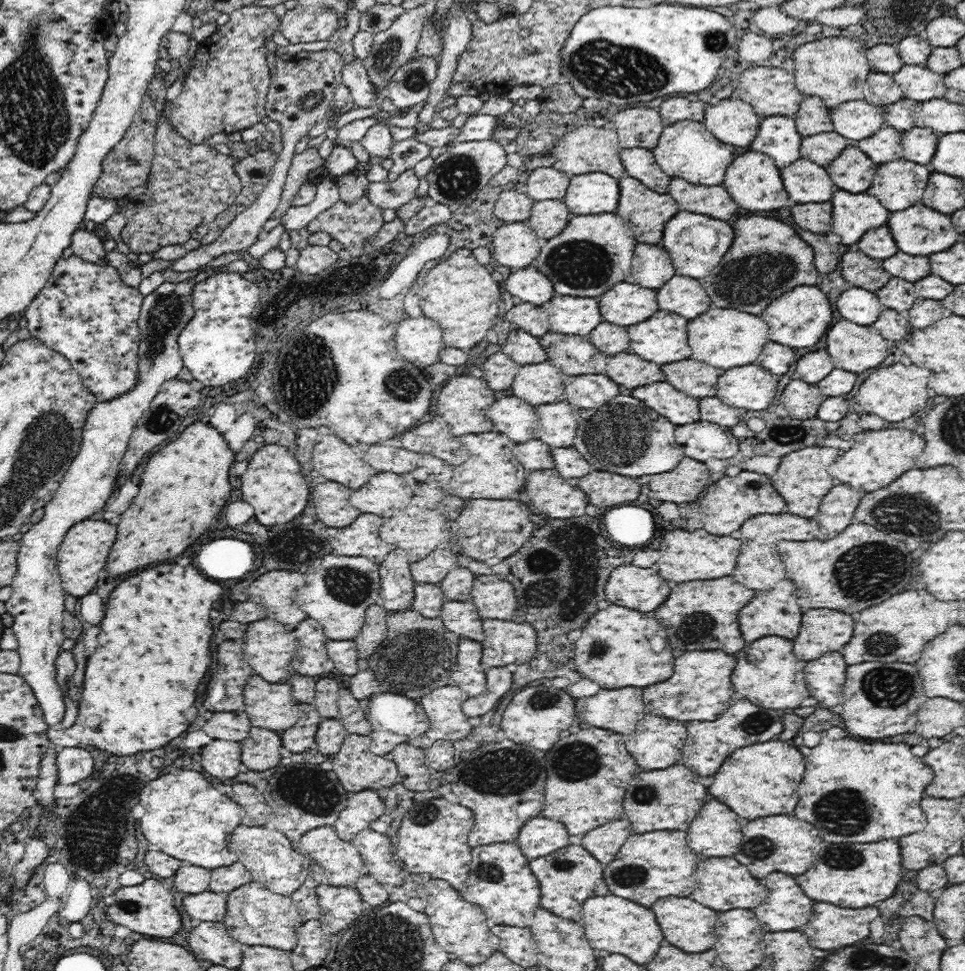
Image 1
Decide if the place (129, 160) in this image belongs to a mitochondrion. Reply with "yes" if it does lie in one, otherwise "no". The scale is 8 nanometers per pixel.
yes

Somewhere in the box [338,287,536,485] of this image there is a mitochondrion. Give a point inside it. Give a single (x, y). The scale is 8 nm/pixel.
(403, 385)

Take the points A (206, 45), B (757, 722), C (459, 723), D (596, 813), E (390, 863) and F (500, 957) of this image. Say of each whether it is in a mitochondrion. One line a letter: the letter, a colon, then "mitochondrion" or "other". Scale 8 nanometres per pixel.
A: other
B: mitochondrion
C: other
D: other
E: other
F: other

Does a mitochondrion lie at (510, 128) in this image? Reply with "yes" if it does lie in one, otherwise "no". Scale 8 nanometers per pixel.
yes

